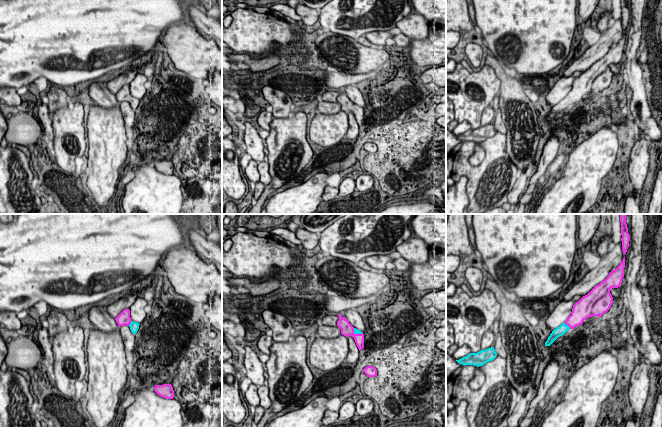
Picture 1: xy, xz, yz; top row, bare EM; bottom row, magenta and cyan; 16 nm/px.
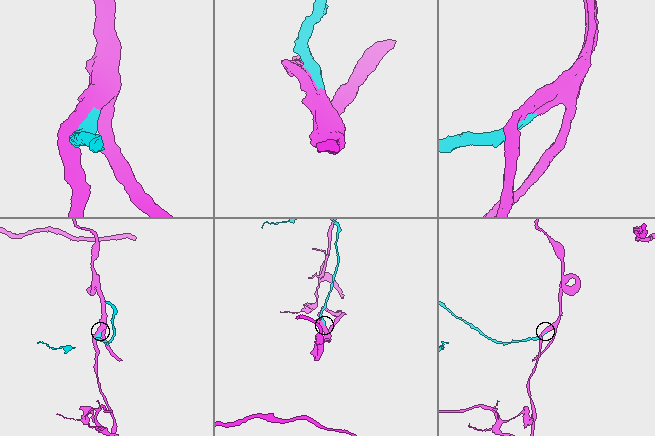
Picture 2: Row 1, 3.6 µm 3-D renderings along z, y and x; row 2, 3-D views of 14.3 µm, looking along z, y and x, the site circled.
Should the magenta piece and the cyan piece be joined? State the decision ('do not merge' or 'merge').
merge

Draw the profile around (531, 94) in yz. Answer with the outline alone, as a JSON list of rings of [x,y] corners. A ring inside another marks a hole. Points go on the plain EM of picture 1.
[[[525,87],[524,92],[533,104],[535,104],[538,101],[539,99],[538,93],[535,90],[533,90],[531,87]]]

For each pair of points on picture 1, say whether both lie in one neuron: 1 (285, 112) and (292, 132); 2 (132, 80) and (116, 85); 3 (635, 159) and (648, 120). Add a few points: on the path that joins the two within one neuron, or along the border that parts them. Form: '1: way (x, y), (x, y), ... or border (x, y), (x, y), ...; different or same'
1: border (292, 114), (288, 117), (275, 117), (268, 131); different
2: way (128, 80), (120, 81); same
3: border (640, 131), (644, 133), (649, 143); different

